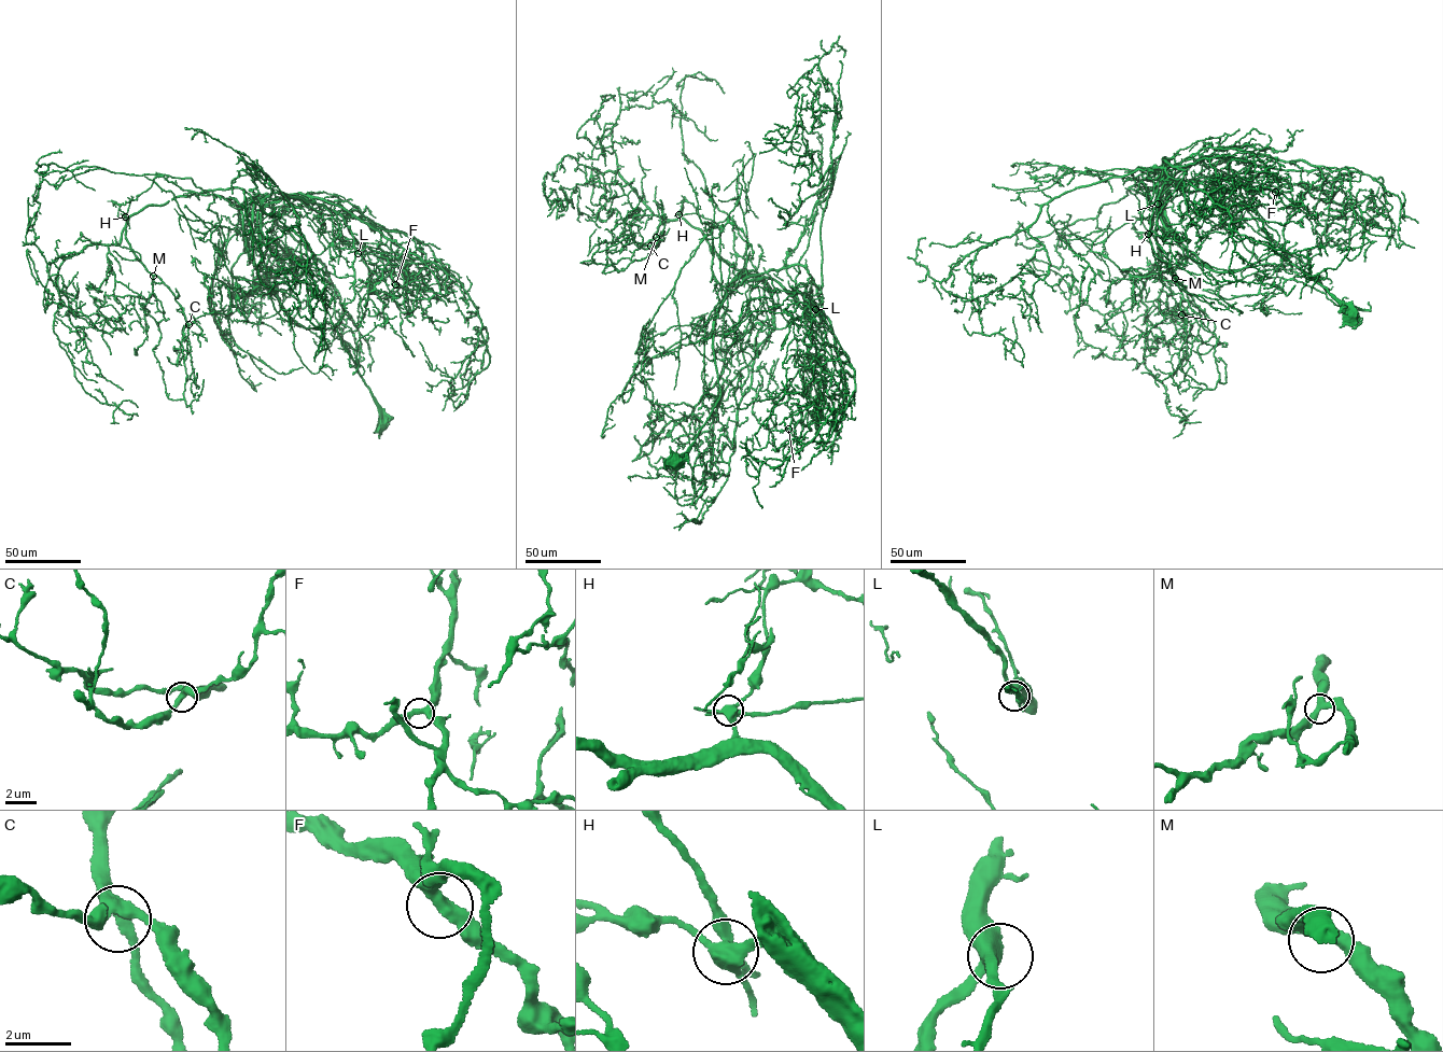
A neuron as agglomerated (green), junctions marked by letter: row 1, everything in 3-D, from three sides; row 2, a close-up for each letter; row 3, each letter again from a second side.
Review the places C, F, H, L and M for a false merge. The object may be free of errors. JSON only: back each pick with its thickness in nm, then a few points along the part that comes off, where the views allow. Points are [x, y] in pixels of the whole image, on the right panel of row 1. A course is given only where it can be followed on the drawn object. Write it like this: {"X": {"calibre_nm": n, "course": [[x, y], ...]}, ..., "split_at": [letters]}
{"split_at": []}

